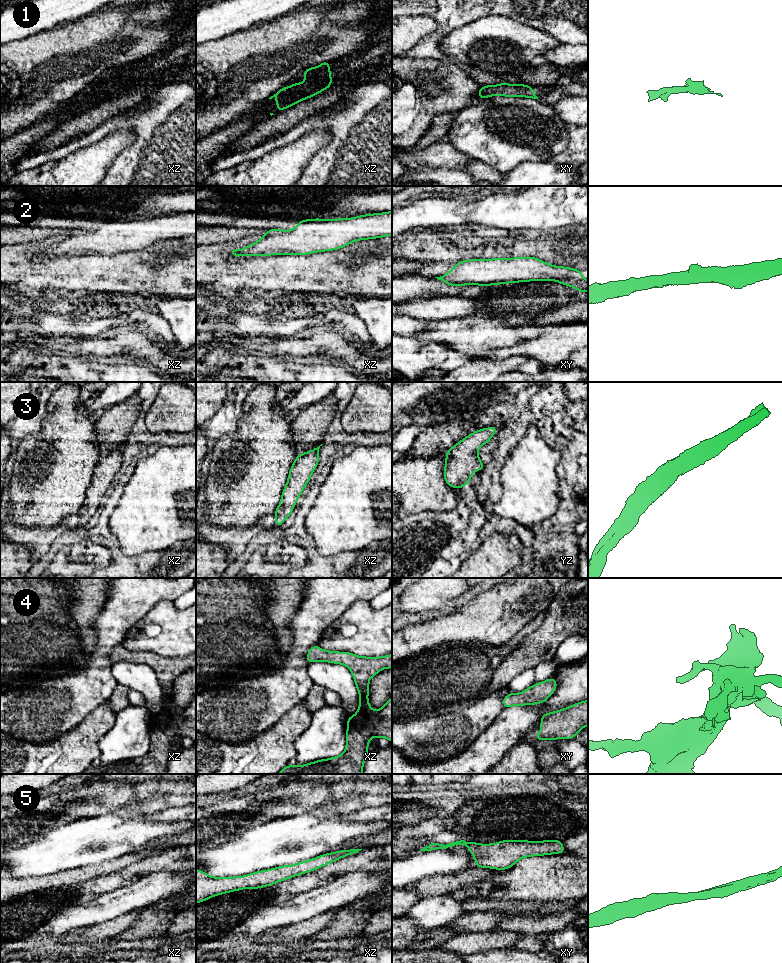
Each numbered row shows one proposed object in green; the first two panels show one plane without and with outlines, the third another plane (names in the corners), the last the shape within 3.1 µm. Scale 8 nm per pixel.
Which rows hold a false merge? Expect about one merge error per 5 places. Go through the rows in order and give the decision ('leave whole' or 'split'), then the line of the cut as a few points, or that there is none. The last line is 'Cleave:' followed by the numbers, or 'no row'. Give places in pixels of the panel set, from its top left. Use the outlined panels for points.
1: leave whole; cut none
2: leave whole; cut none
3: leave whole; cut none
4: leave whole; cut none
5: leave whole; cut none
Cleave: no row

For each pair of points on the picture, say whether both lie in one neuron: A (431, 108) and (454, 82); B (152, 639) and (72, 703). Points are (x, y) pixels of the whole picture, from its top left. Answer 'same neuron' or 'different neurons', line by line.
A: same neuron
B: different neurons

